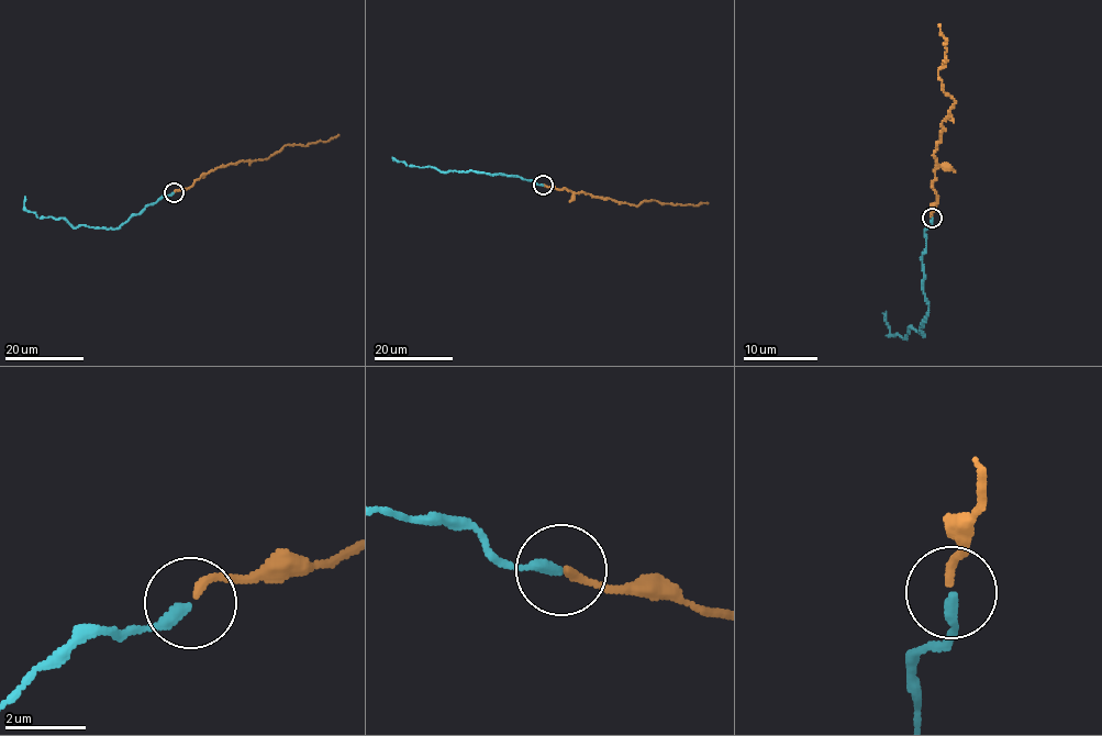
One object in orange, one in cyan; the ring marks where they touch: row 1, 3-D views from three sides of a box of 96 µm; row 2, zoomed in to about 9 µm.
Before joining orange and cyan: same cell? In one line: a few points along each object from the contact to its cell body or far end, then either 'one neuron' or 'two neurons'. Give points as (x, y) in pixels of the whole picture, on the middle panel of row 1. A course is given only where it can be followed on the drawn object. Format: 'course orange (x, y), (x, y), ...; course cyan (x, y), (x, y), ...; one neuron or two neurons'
course orange (544, 186), (635, 205), (656, 200), (676, 205), (708, 202); course cyan (543, 186), (498, 174), (442, 171), (432, 166), (419, 167), (393, 160); one neuron

